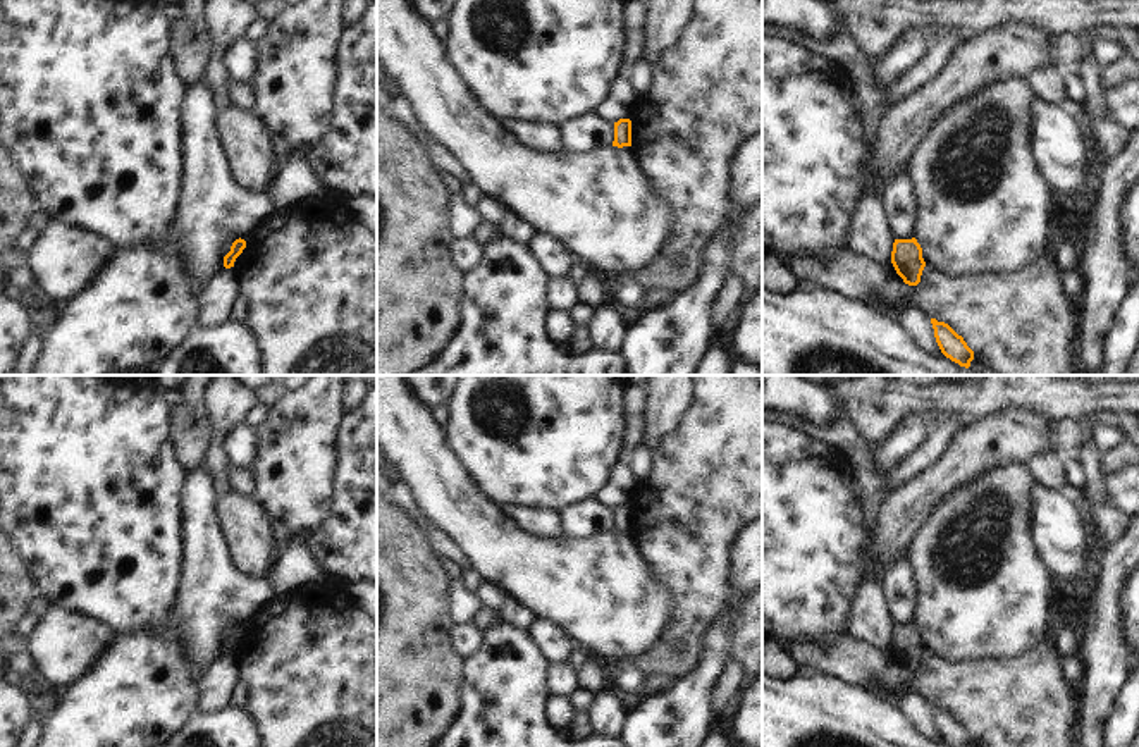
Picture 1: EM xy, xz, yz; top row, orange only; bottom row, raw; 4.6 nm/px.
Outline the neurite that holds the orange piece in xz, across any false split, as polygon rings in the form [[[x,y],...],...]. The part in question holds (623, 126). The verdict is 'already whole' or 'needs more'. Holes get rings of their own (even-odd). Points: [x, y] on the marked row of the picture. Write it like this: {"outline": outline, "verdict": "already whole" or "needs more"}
{"outline": [[[619,119],[614,122],[614,141],[613,146],[623,148],[631,146],[631,120]]], "verdict": "already whole"}

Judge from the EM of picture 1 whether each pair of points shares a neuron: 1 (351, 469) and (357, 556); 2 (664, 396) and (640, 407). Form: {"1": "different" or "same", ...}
{"1": "same", "2": "different"}

